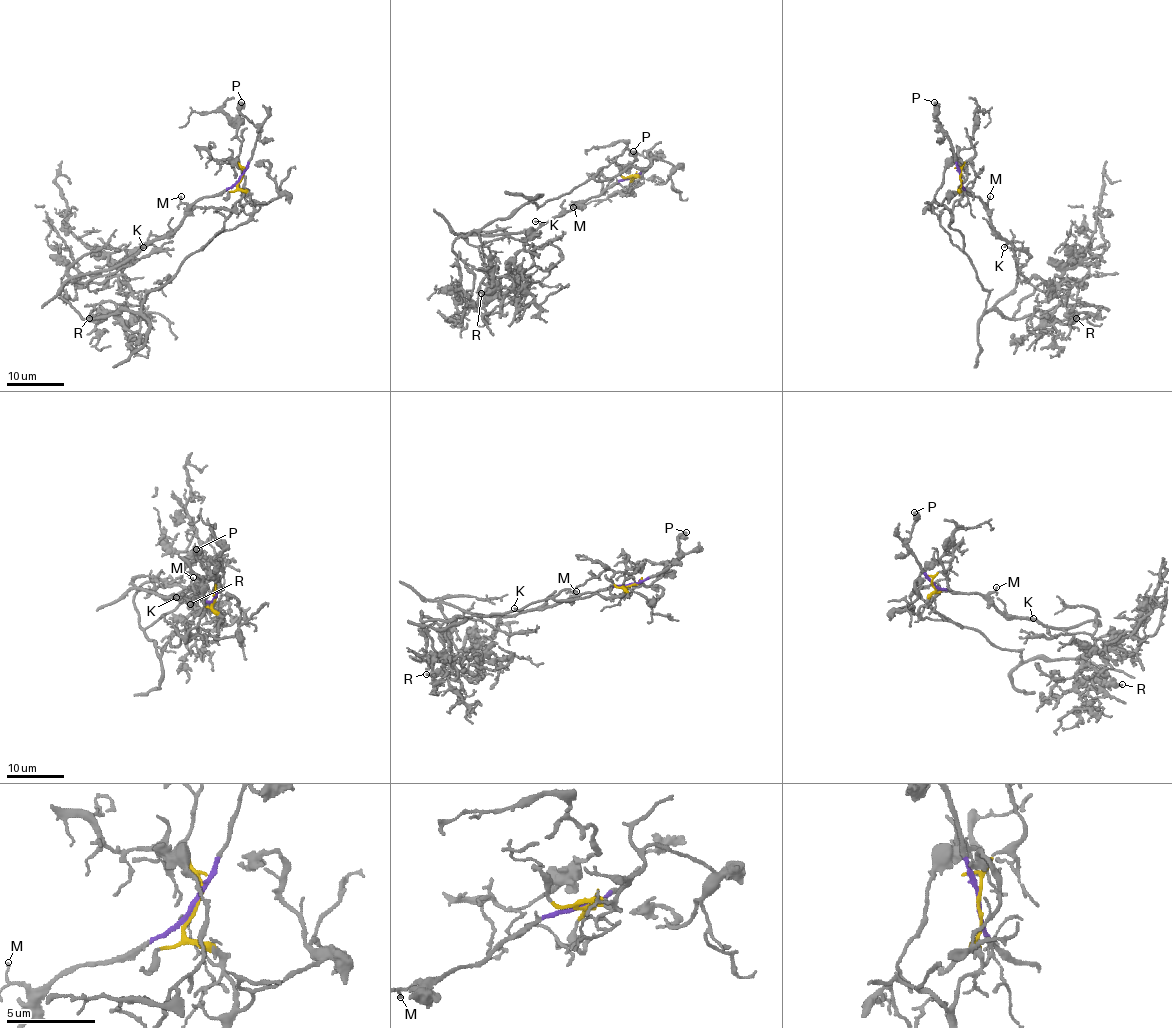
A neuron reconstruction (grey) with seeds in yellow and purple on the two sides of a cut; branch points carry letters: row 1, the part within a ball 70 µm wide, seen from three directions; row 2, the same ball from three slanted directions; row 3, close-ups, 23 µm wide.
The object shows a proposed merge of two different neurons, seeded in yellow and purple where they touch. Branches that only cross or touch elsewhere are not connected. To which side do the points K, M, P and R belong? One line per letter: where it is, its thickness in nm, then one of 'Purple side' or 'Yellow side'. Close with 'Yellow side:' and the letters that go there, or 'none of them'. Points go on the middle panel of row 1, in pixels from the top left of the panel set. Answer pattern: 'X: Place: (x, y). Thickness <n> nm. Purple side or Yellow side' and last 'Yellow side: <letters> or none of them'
K: Place: (535, 221). Thickness 120 nm. Purple side
M: Place: (573, 207). Thickness 110 nm. Purple side
P: Place: (633, 151). Thickness 340 nm. Purple side
R: Place: (481, 293). Thickness 160 nm. Yellow side
Yellow side: R

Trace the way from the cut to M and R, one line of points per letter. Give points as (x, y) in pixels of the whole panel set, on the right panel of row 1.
M: (961, 178), (962, 187), (969, 194), (978, 195), (985, 204), (989, 195)
R: (961, 178), (949, 226), (961, 233), (962, 250), (989, 293), (985, 312), (1022, 319), (1059, 302), (1077, 317)

